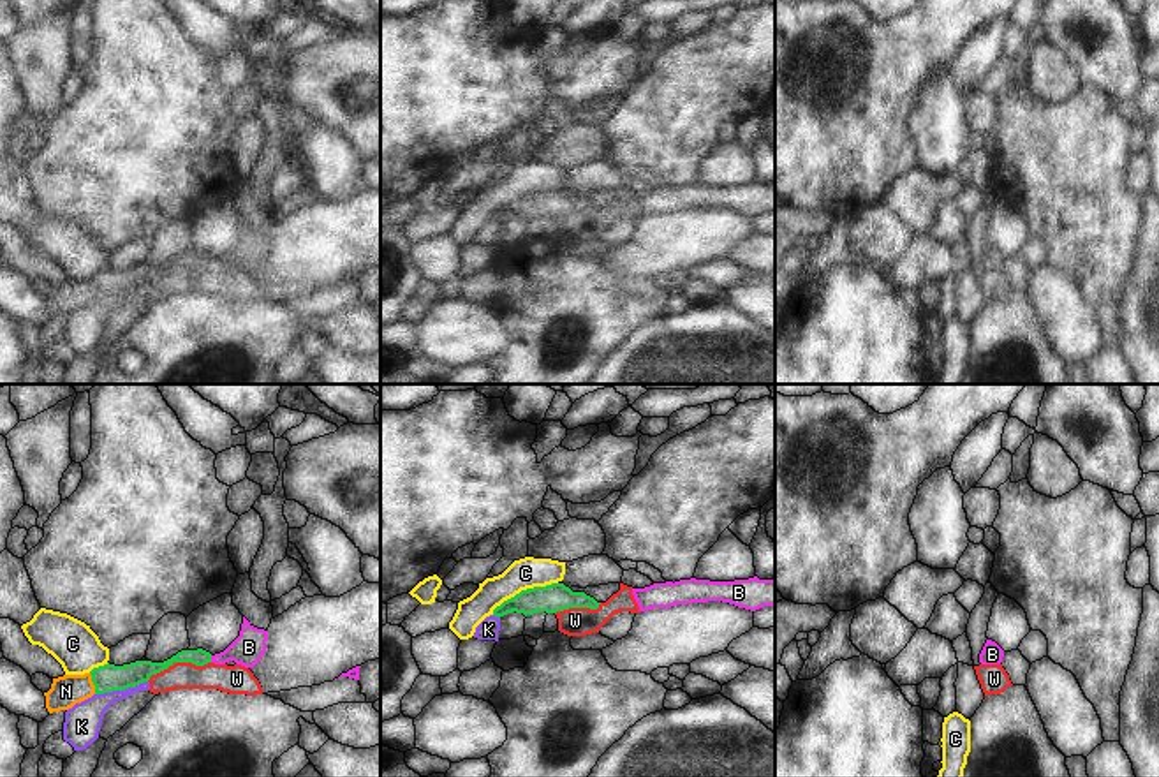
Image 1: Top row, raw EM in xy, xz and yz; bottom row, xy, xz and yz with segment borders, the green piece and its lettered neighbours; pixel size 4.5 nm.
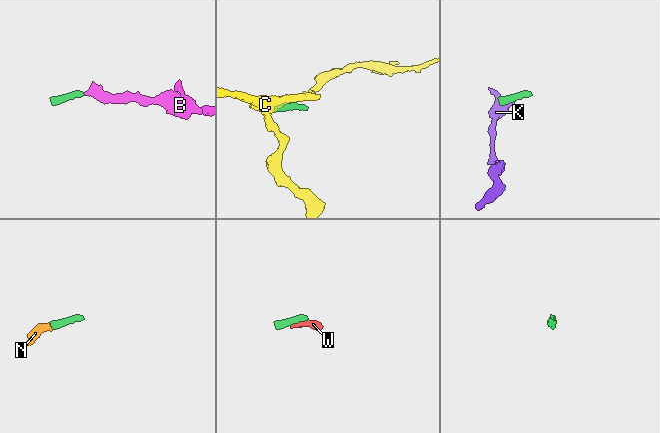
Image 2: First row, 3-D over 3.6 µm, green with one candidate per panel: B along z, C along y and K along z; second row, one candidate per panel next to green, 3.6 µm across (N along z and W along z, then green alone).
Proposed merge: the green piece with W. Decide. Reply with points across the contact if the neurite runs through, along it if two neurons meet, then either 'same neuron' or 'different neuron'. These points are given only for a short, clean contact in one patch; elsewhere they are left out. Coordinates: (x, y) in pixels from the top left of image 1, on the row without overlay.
border along xy (210, 266), (203, 270), (173, 268), (147, 286); different neuron

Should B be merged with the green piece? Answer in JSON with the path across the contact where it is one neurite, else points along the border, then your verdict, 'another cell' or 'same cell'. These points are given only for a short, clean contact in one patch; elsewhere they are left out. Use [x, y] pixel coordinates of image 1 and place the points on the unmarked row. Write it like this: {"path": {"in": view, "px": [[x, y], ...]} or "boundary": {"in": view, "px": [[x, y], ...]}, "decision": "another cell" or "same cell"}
{"path": {"in": "xy", "px": [[199, 263], [210, 265], [219, 265], [249, 252]]}, "decision": "same cell"}

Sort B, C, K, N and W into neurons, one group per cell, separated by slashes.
B N / C / K W

